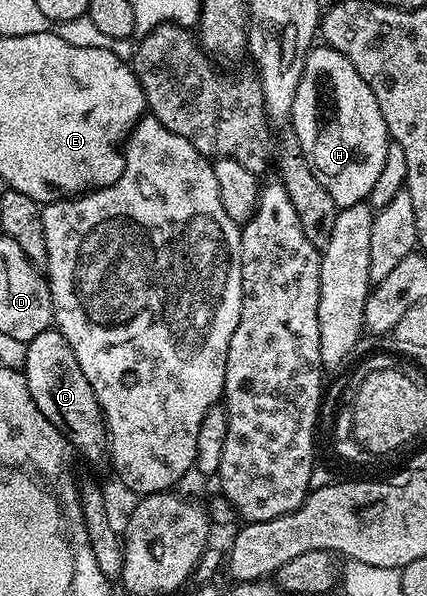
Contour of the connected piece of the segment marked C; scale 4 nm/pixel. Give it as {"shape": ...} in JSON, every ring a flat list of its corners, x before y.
{"shape":[[56,328,40,332,31,342,26,343,27,358,24,367,28,392,44,412,44,416,64,436,68,436,71,447,74,446,90,462,105,463,108,458,108,435,106,418,102,414,100,404,96,400,96,392,92,392,92,384,88,384,88,376,80,369,76,360,76,352,72,352,72,344,64,340,64,336]]}

